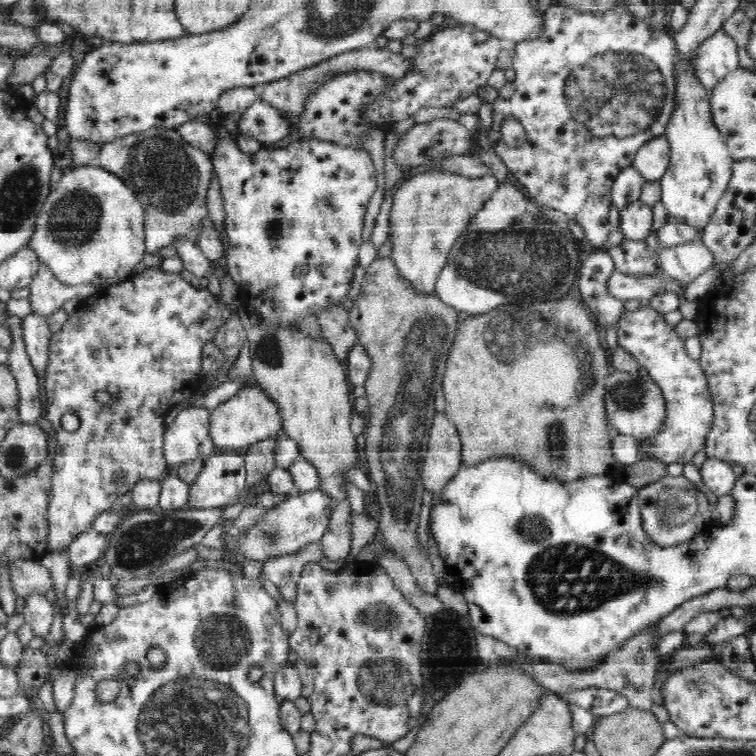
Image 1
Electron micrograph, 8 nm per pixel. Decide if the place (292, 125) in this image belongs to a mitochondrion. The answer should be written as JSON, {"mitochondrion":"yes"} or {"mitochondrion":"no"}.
{"mitochondrion":"no"}

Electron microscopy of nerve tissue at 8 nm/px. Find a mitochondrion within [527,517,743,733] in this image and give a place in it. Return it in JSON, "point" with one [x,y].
{"point":[698,681]}

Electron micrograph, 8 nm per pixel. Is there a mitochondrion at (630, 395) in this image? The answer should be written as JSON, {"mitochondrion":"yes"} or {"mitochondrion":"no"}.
{"mitochondrion":"yes"}

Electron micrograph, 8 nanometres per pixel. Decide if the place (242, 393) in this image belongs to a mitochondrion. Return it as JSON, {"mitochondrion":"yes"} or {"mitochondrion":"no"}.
{"mitochondrion":"no"}

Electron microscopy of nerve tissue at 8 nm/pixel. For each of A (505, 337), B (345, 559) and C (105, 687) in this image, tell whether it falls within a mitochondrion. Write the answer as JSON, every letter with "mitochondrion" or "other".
{"A":"mitochondrion","B":"other","C":"other"}

